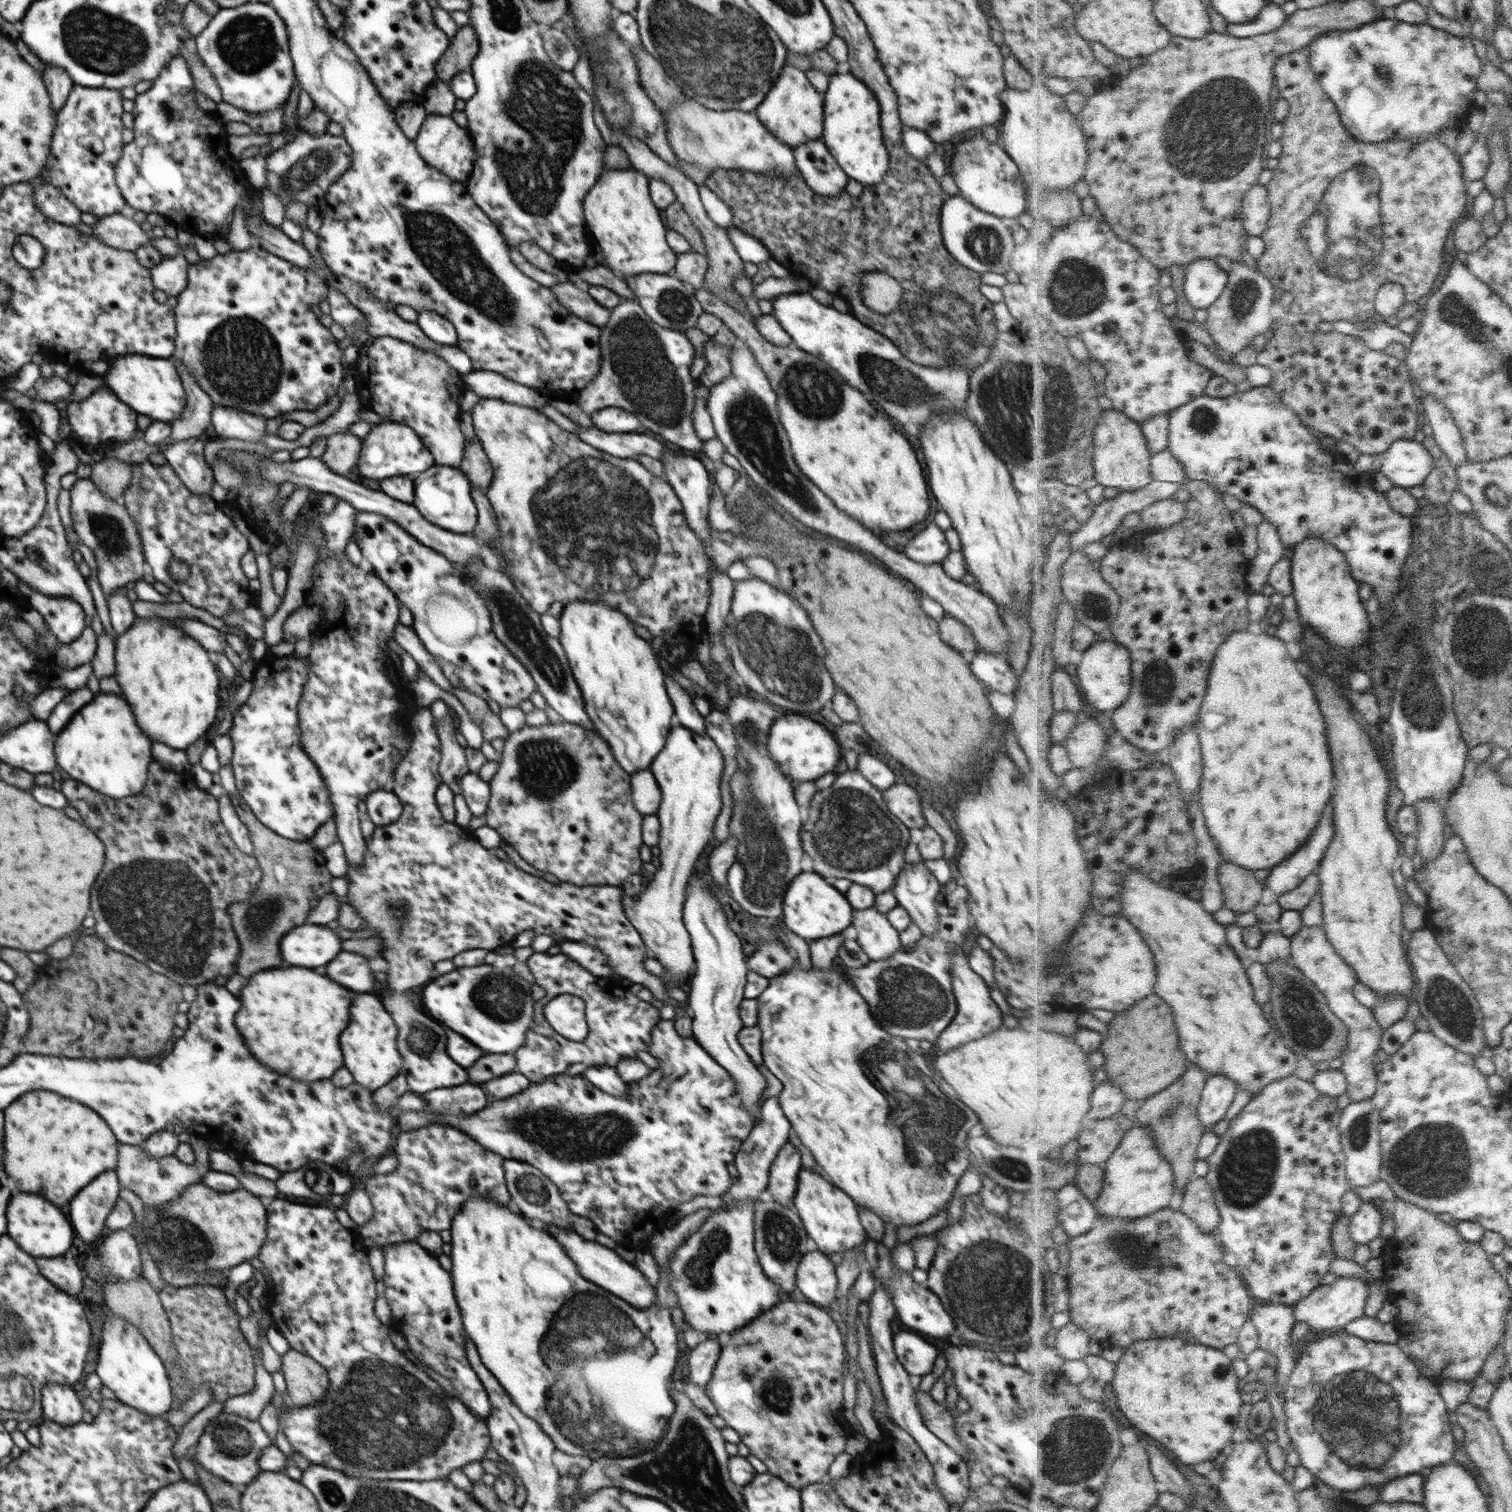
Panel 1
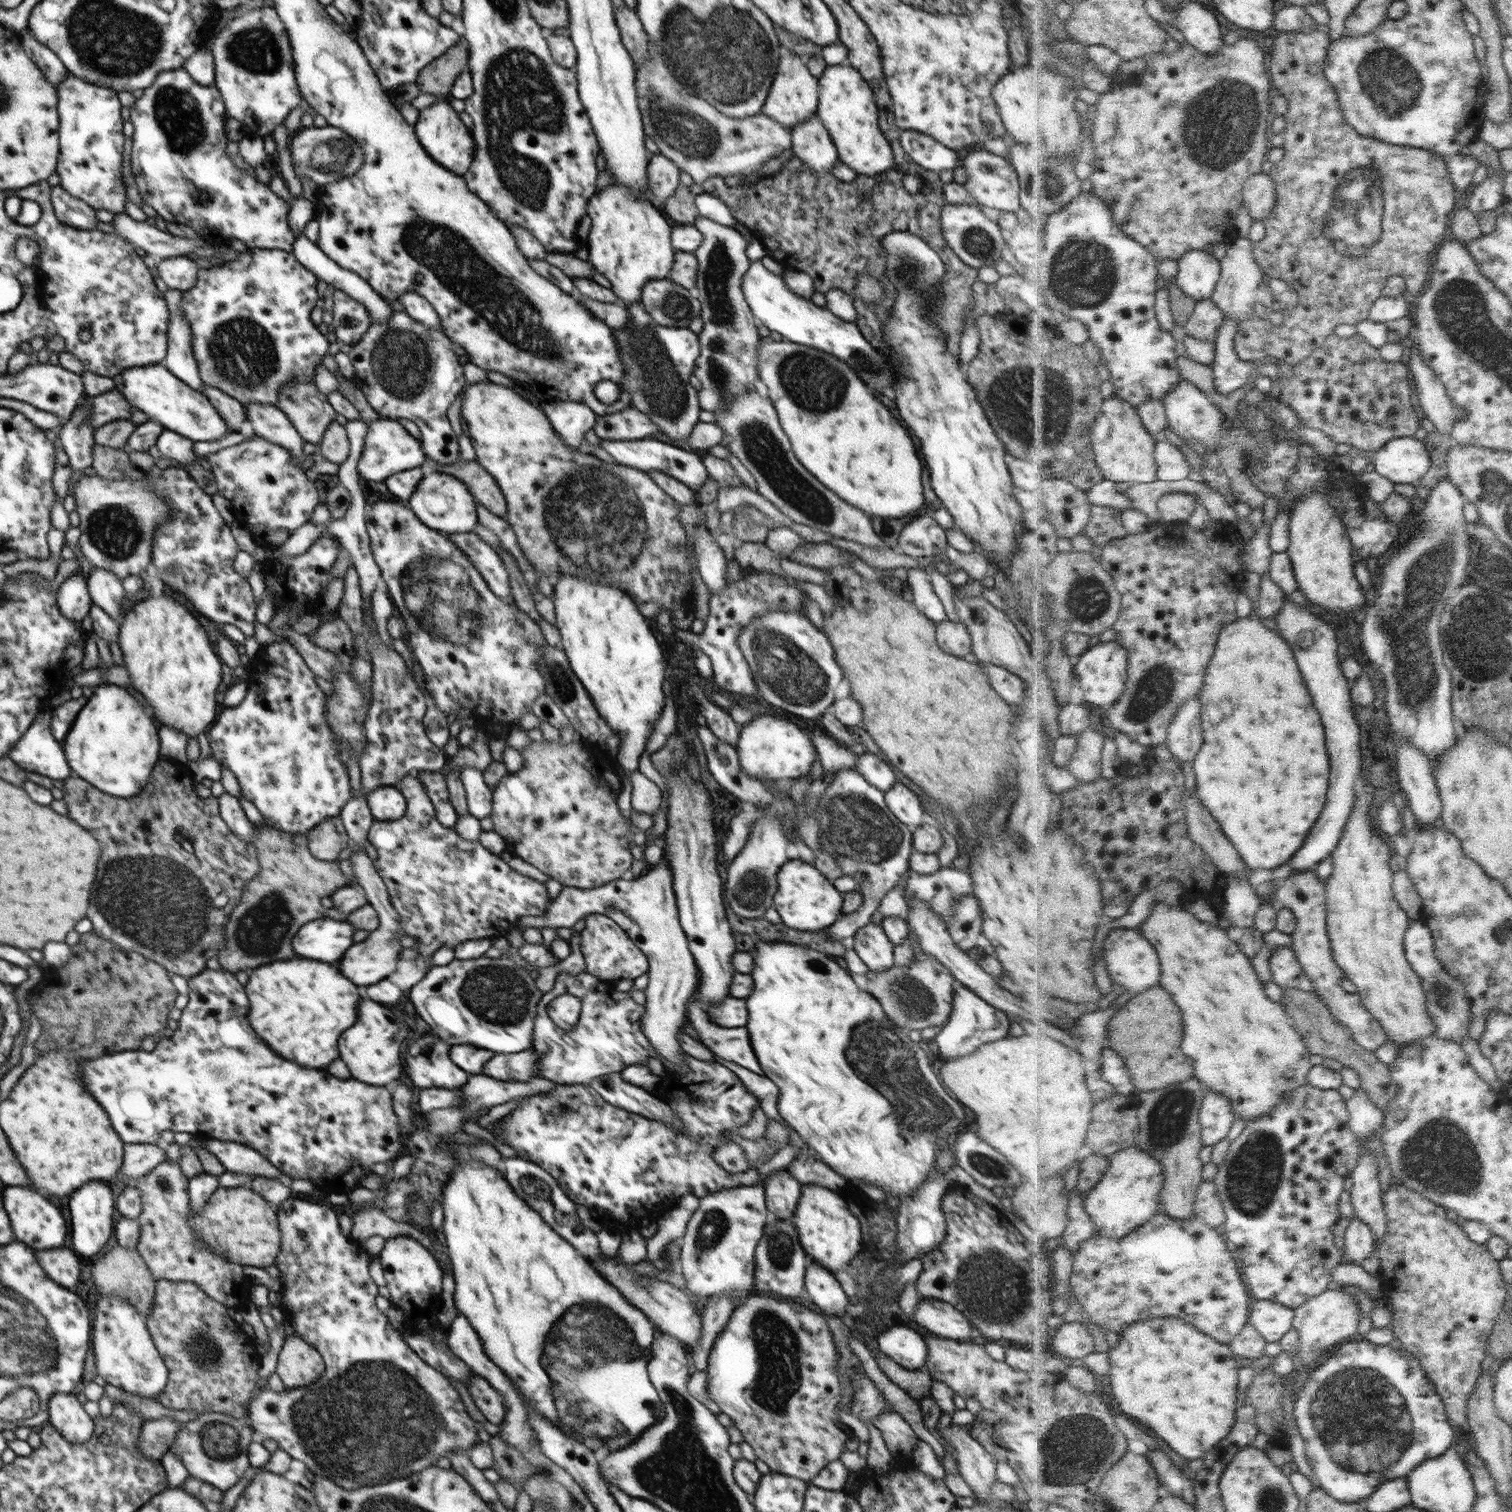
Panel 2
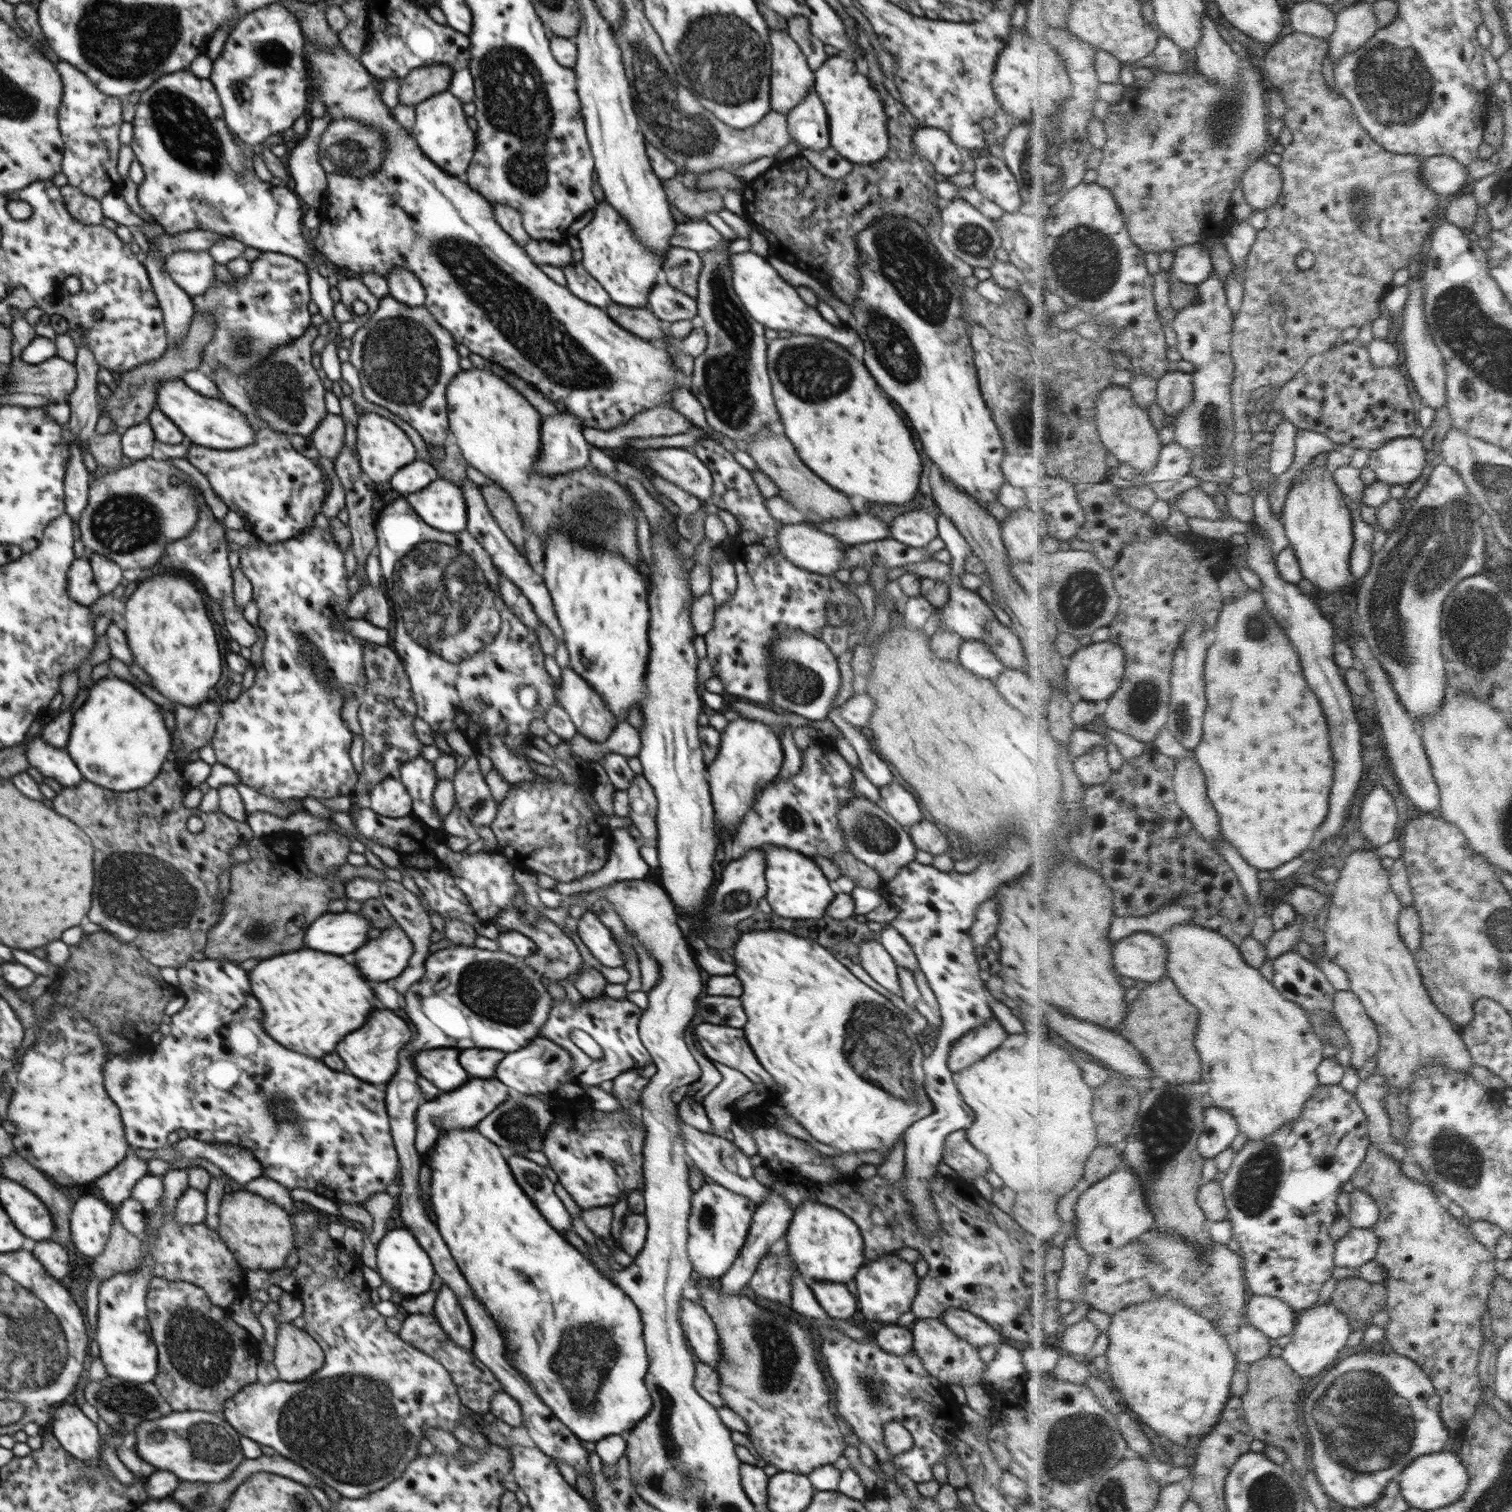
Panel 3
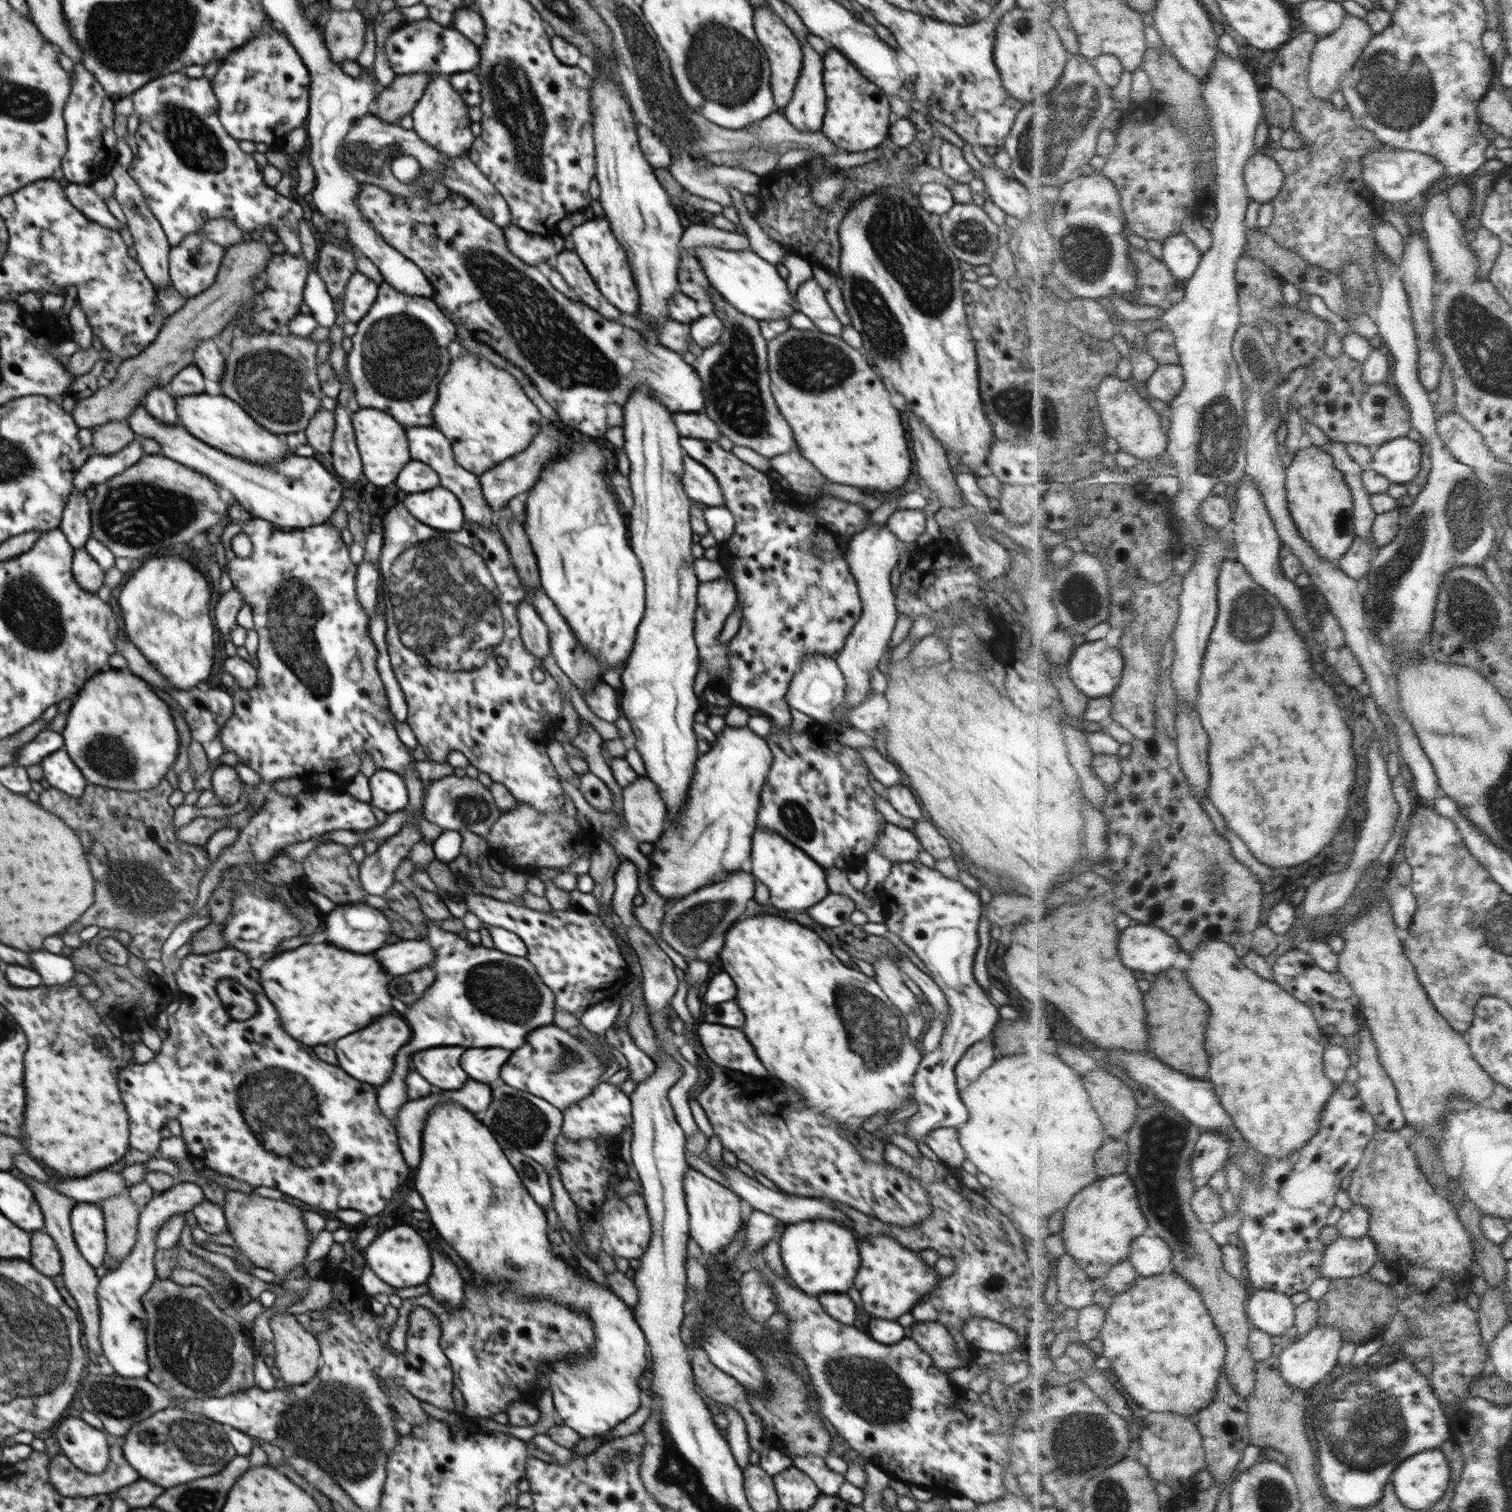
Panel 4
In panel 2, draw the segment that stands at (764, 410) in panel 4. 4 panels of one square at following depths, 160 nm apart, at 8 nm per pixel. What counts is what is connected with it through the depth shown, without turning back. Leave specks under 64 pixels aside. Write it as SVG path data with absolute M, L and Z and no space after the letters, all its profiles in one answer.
M698 215L692 225L704 235L701 246L693 253L699 265L696 286L700 290L700 318L704 321L702 331L697 334L700 357L693 374L702 383L702 389L697 391L699 405L702 410L713 413L744 391L761 387L757 346L762 337L758 335L758 321L742 294L742 278L751 262L746 256L747 241L732 227L722 226L702 215Z

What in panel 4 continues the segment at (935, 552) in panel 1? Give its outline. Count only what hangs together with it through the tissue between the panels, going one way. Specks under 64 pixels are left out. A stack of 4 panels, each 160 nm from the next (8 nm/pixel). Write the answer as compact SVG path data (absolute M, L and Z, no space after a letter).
M895 510L887 520L887 529L901 542L914 542L925 531L926 513L922 510Z

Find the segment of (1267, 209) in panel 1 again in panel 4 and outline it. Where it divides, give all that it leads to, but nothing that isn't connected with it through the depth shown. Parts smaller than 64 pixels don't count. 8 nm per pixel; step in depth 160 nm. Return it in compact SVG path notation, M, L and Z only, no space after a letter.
M1263 150L1248 161L1245 175L1252 200L1262 203L1273 202L1287 181L1282 165Z

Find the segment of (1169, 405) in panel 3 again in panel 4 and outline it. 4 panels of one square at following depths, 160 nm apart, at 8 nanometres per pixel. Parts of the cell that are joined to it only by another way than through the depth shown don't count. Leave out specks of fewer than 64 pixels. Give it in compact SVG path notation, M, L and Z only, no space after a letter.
M1176 364L1161 365L1156 375L1146 384L1152 397L1169 405L1181 395L1186 385L1184 366Z

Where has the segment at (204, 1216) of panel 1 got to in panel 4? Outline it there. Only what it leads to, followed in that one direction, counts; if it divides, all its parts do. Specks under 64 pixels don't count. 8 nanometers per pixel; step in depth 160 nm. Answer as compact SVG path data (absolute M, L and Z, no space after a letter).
M226 1190L225 1214L227 1230L236 1241L240 1252L254 1266L266 1268L277 1275L278 1280L298 1266L308 1254L310 1242L302 1210L282 1200L270 1200L255 1193Z

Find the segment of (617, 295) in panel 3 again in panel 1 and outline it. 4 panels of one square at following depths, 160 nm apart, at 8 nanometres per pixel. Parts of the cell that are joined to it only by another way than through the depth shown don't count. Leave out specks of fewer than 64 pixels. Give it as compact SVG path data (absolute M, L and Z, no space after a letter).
M606 169L599 174L596 184L588 191L583 202L586 229L592 243L602 248L605 267L626 281L629 276L642 273L667 274L675 268L677 255L666 241L666 226L660 211L650 196L649 177L635 169Z

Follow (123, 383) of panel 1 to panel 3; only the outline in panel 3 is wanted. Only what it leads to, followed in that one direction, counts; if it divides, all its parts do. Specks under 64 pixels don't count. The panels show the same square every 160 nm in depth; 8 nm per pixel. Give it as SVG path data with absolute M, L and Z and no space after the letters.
M182 378L164 379L155 392L155 408L159 408L182 431L186 440L198 446L210 447L218 450L232 450L244 448L253 443L256 429L252 428L247 418L237 408L234 408L224 399L208 398L192 390Z

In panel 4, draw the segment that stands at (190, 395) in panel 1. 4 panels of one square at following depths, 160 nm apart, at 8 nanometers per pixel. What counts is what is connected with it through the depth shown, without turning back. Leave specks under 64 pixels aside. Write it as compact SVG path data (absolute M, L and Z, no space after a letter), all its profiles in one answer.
M115 163L111 168L111 175L115 180L114 196L118 200L128 222L128 229L134 238L134 247L131 251L134 252L139 266L147 276L147 280L156 289L166 289L170 287L171 276L169 275L169 253L171 245L167 240L167 235L161 228L161 224L154 217L152 211L147 207L140 187L136 181L129 175L129 171L123 168L120 163Z

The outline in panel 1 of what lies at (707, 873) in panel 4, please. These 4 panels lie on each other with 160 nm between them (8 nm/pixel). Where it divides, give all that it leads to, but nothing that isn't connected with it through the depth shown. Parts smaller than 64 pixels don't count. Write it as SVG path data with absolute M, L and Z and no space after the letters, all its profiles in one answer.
M784 714L774 721L768 733L766 748L771 754L778 770L795 783L798 781L816 781L826 773L834 772L838 766L844 750L836 738L818 721L814 721L807 714Z

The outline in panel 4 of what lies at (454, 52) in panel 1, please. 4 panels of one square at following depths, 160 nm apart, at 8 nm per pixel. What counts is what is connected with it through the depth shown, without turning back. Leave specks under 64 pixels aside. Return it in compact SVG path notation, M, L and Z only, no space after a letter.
M431 72L396 75L395 79L380 91L378 113L374 115L388 124L396 124L401 116L410 115L435 75Z

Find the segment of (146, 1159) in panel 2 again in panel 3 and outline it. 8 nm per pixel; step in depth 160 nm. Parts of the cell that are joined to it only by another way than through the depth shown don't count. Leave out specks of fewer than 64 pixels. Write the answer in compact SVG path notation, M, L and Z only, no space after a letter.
M128 1152L118 1166L109 1170L91 1185L96 1187L104 1201L117 1209L121 1202L131 1197L138 1180L148 1174L148 1160Z

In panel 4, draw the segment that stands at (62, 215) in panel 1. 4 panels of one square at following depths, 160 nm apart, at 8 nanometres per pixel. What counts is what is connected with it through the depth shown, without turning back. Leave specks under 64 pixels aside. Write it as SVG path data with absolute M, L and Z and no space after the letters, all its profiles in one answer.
M69 183L65 187L65 193L87 220L118 232L123 228L123 224L110 213L105 201L99 197L92 185Z

